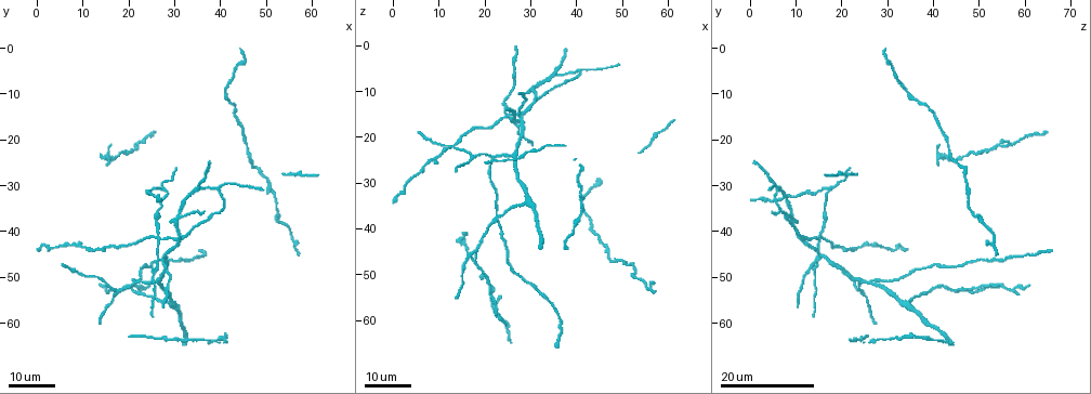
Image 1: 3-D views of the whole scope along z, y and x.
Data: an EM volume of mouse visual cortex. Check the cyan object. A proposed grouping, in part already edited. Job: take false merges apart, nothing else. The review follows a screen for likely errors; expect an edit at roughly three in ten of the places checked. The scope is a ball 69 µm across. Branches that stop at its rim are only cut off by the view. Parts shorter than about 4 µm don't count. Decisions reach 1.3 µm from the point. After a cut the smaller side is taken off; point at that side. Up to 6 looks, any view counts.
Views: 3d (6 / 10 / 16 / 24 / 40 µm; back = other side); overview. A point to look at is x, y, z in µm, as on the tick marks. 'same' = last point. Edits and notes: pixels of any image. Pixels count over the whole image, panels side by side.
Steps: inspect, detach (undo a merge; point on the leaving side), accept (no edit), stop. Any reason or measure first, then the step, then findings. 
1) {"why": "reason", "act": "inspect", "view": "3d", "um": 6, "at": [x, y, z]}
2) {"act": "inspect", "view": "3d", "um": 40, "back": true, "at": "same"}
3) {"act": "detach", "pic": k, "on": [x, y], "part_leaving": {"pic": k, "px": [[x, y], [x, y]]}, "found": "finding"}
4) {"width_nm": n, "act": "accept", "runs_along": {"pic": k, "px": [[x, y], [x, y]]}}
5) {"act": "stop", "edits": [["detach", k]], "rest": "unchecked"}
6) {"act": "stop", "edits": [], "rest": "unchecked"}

{"why": "four arms meet", "act": "inspect", "view": "3d", "um": 16, "at": [26.5, 41.5, 15.0]}

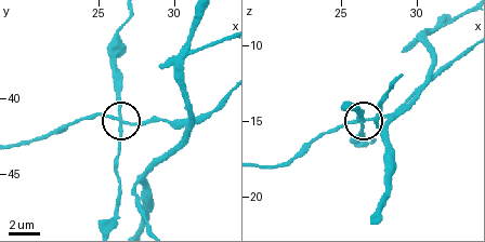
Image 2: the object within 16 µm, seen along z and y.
{"act": "inspect", "view": "3d", "um": 6, "at": "same"}

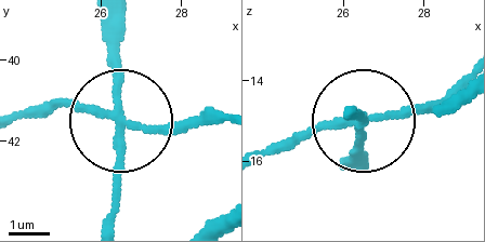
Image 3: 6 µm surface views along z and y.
{"act": "inspect", "view": "3d", "um": 6, "back": true, "at": "same"}

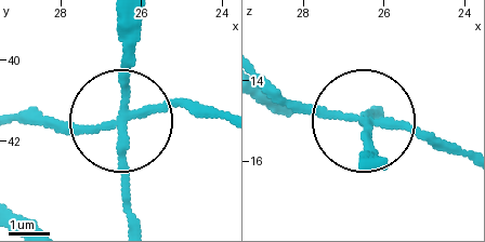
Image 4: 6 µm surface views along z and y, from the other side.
{"arms": 4, "act": "detach", "pic": 4, "on": [123, 59], "part_leaving": {"pic": 4, "px": [[116, 116], [126, 26]]}, "found": "two cells meet here"}

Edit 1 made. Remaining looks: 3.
{"why": "three-way junction", "act": "inspect", "view": "3d", "um": 24, "at": [30.5, 36.5, 8.5]}

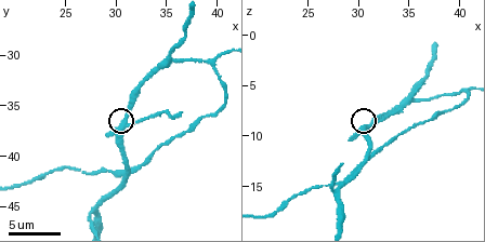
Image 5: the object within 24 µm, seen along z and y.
{"act": "inspect", "view": "3d", "um": 10, "at": [31.0, 36.8, 9.0]}

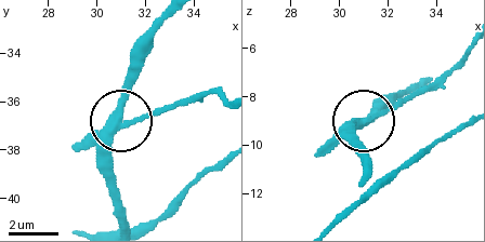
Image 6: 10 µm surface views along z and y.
{"why": "closer look", "act": "inspect", "view": "3d", "um": 6, "at": [31.1, 36.8, 9.1]}

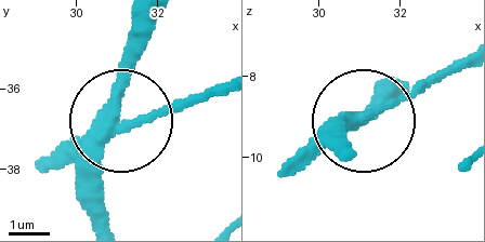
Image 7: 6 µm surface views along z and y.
{"width_nm": 270, "act": "detach", "pic": 7, "on": [56, 166], "part_leaving": {"pic": 7, "px": [[99, 133], [219, 92]]}, "found": "two cells meet here"}

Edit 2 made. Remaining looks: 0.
{"act": "stop", "edits": [["detach", 4], ["detach", 7]], "rest": "unchecked"}

